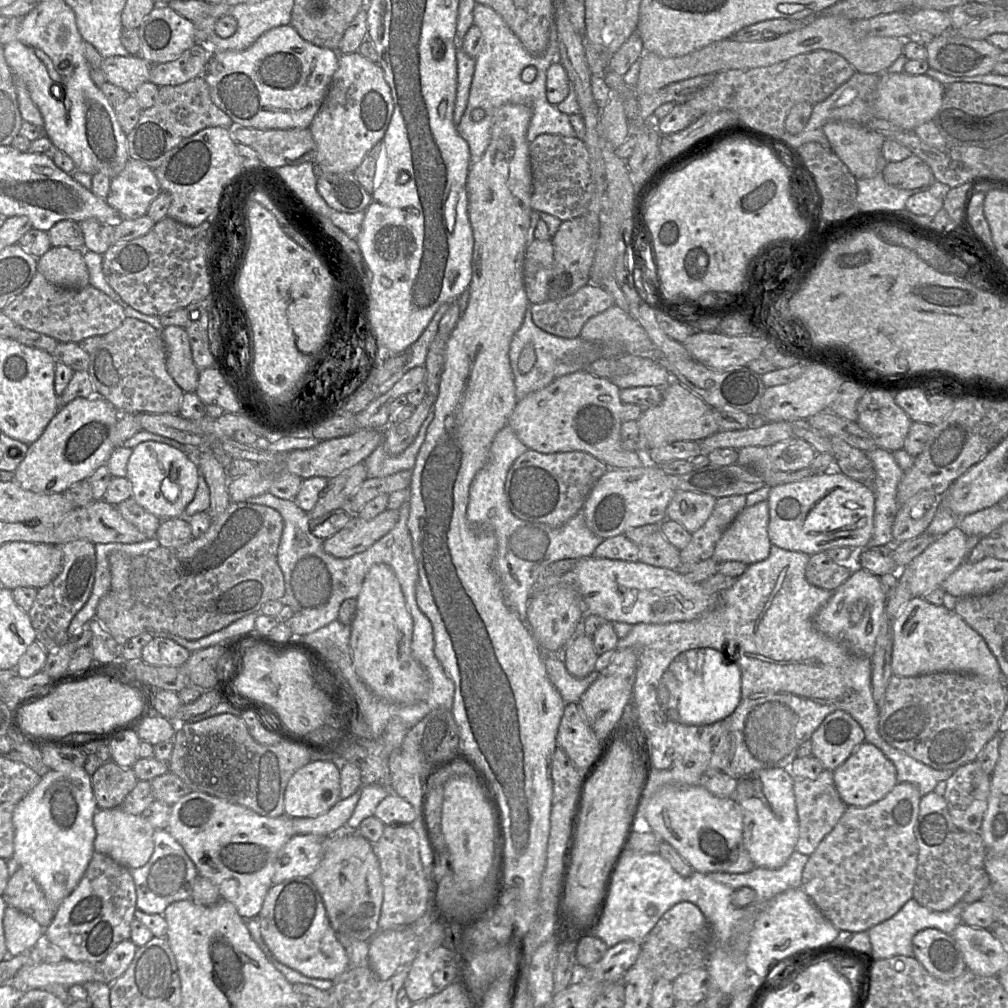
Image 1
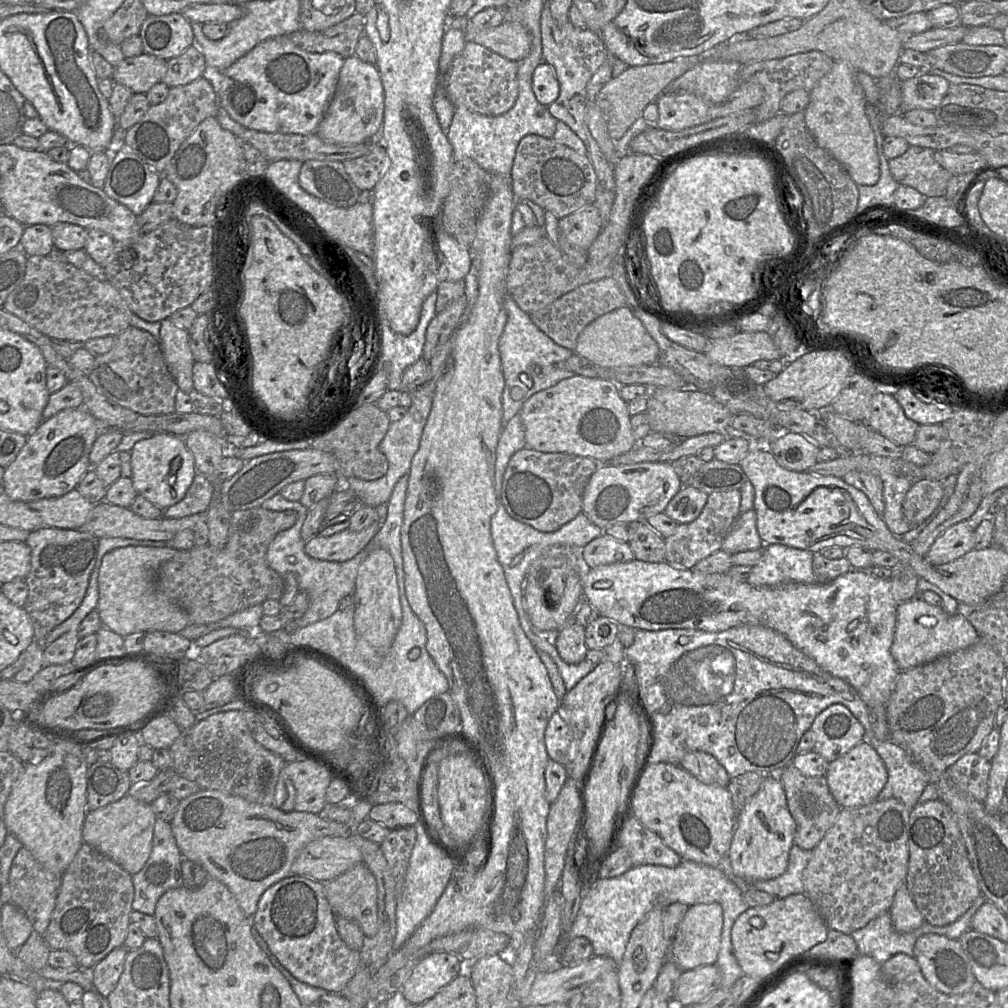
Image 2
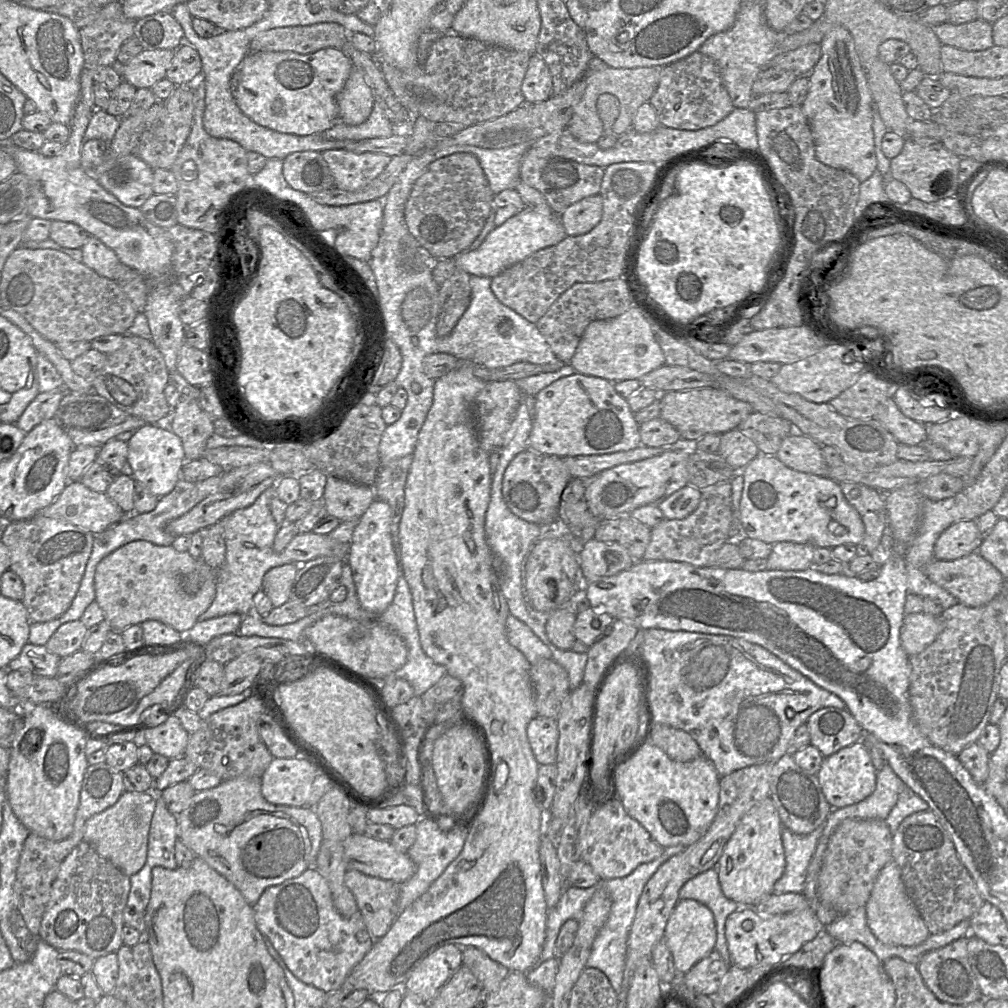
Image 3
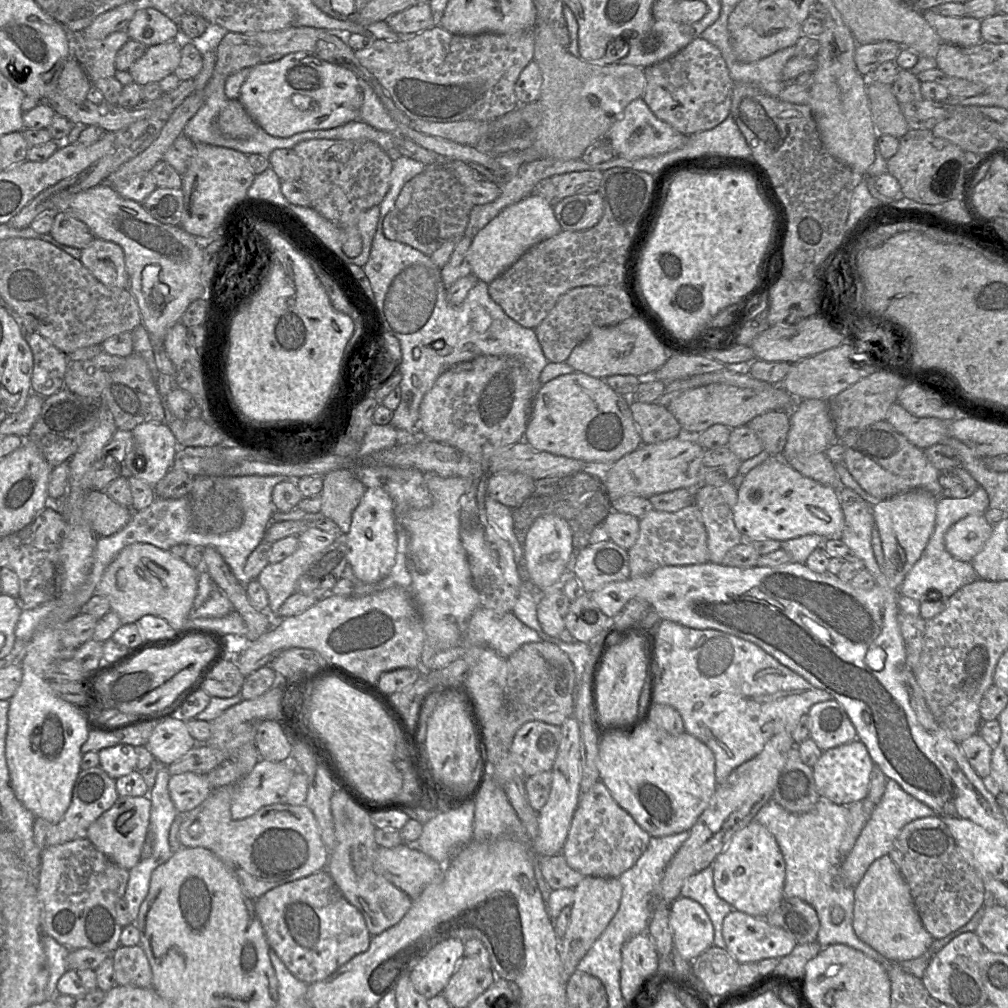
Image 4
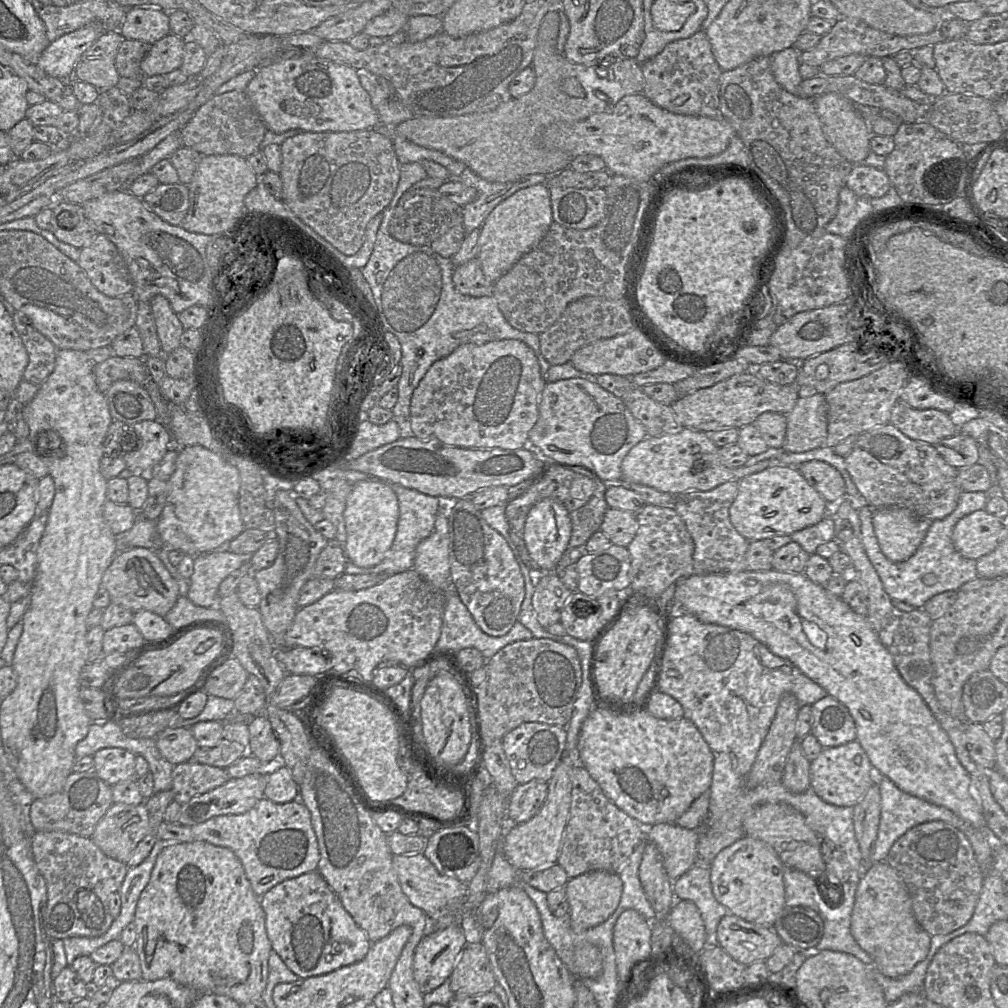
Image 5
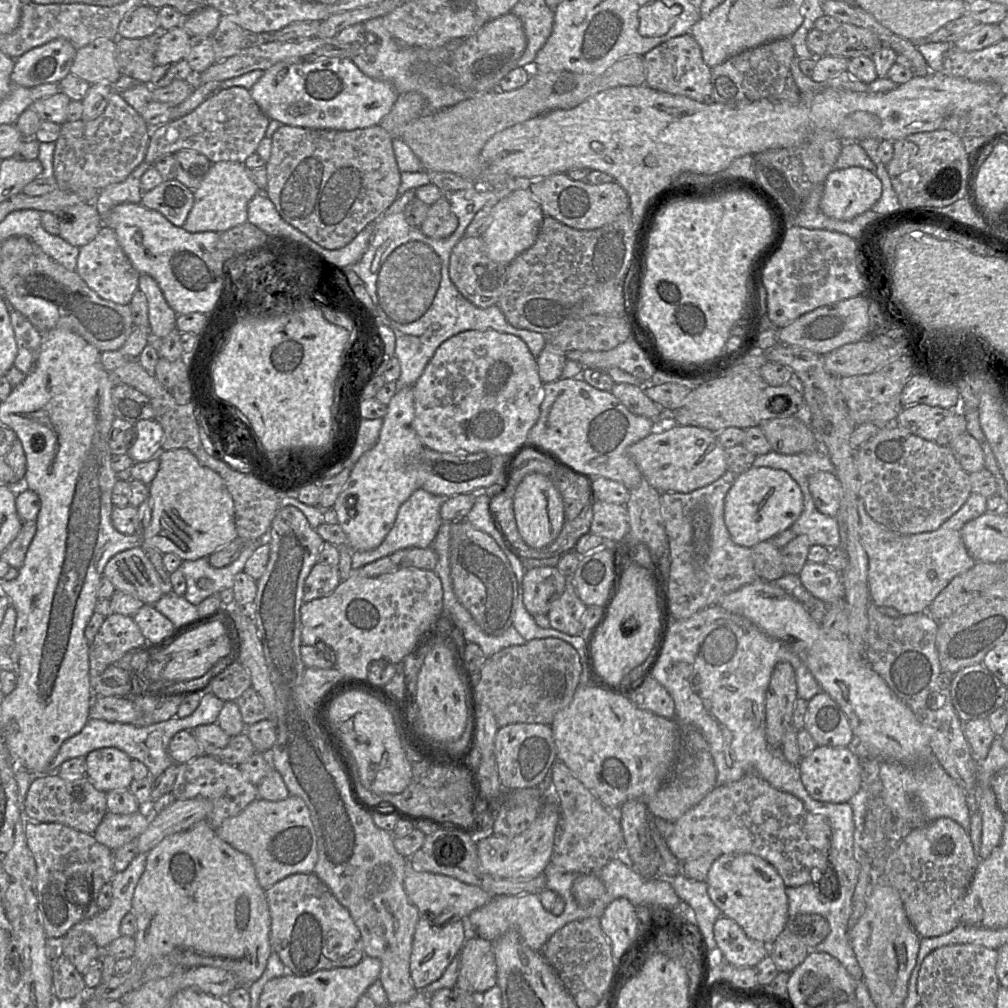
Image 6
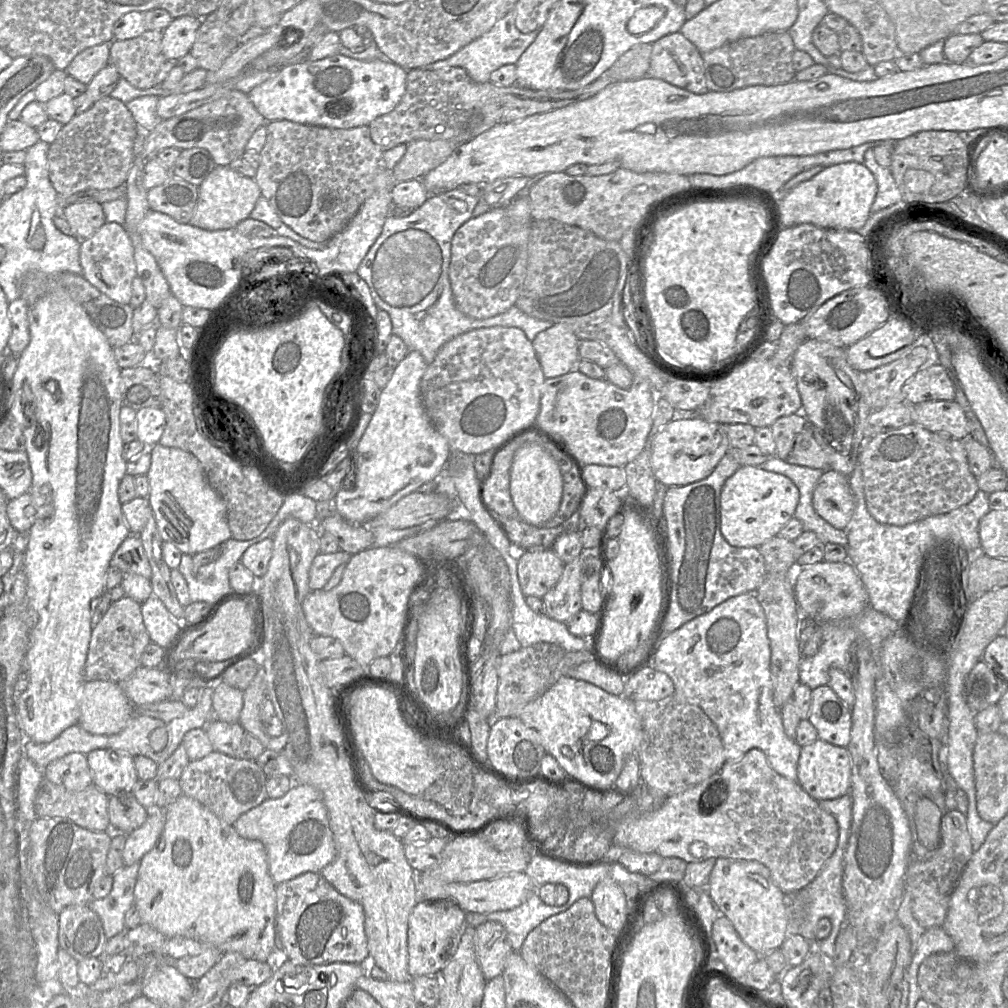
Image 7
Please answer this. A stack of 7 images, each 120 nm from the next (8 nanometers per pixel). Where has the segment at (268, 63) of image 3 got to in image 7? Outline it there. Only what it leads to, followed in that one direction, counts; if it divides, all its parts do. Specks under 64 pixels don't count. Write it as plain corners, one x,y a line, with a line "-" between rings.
335,54
316,61
303,60
275,69
274,75
253,88
248,98
266,122
289,120
300,124
349,129
368,126
376,118
390,113
406,91
408,70
383,59
361,61
343,54

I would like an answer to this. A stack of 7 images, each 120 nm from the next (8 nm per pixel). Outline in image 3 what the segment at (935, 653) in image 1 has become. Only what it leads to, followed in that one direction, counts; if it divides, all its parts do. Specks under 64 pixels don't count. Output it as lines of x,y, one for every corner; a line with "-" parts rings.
924,612
905,614
900,630
901,647
909,657
917,655
933,643
943,629
940,616

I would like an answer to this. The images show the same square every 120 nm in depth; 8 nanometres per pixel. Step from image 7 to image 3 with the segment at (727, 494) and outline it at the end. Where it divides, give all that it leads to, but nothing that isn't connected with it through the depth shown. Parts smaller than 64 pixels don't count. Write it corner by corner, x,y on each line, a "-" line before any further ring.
760,453
741,474
744,487
739,525
747,538
769,544
794,542
830,549
841,544
861,543
865,533
863,521
844,497
837,481
790,469
776,455

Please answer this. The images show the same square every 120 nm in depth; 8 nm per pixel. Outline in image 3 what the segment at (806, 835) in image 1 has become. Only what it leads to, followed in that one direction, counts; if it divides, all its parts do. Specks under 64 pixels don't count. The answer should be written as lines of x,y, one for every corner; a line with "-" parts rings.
791,753
784,754
774,763
769,797
772,799
783,827
796,834
809,834
823,826
833,810
821,790
817,775
799,767

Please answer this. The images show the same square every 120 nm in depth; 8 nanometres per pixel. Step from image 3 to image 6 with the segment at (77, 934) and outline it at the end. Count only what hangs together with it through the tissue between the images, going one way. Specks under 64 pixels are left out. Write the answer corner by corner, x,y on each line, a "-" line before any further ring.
28,821
26,841
36,861
38,903
46,937
60,941
72,926
100,911
100,891
116,874
114,851
99,843
93,834
60,823

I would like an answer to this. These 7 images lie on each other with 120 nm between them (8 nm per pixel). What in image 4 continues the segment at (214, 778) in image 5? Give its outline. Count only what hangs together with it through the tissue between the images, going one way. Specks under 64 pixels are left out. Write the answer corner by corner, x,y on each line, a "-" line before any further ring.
185,772
170,776
168,790
178,813
198,807
212,792
206,774

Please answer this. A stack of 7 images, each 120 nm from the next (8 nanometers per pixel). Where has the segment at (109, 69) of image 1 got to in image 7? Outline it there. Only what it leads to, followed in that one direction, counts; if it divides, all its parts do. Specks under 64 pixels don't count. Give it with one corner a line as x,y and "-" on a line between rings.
181,16
163,30
162,52
168,60
178,60
191,51
201,21
195,16

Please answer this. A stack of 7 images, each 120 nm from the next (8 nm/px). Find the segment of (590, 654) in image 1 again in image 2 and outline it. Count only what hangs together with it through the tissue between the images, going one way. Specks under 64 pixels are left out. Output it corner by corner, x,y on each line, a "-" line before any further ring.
571,619
553,635
554,644
566,663
576,664
586,659
588,647
585,627

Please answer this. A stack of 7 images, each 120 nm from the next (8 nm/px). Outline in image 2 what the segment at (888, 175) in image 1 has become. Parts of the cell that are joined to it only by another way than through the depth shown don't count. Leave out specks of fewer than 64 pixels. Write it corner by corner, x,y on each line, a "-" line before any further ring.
910,146
901,156
889,159
890,173
899,185
914,188
927,198
941,197
951,175
935,160
935,151
920,146

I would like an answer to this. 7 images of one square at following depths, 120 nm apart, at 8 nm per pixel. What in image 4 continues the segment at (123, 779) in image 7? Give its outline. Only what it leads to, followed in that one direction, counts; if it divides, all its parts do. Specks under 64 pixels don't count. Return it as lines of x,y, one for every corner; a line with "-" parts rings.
119,743
100,750
98,755
99,767
114,780
136,770
137,754
135,747
131,745

